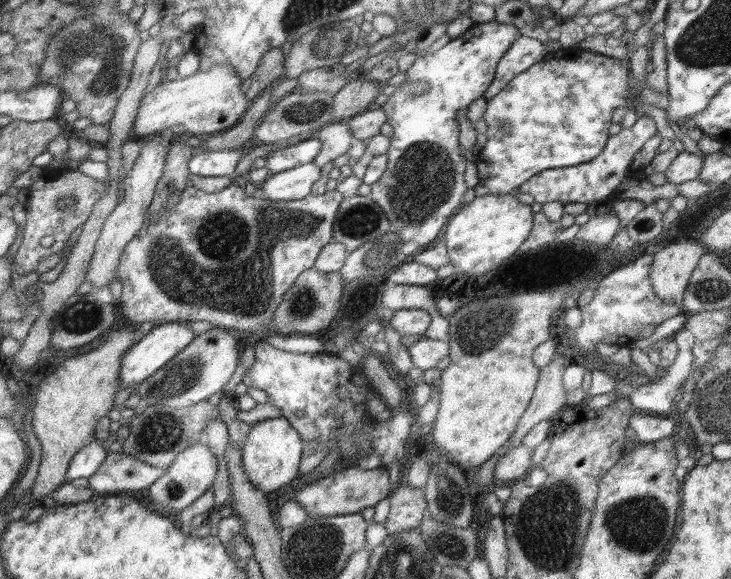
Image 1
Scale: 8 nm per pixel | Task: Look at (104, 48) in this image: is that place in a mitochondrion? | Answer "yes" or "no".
yes

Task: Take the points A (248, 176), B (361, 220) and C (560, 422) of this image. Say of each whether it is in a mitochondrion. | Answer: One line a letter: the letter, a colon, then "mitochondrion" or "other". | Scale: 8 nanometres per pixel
A: other
B: mitochondrion
C: other

